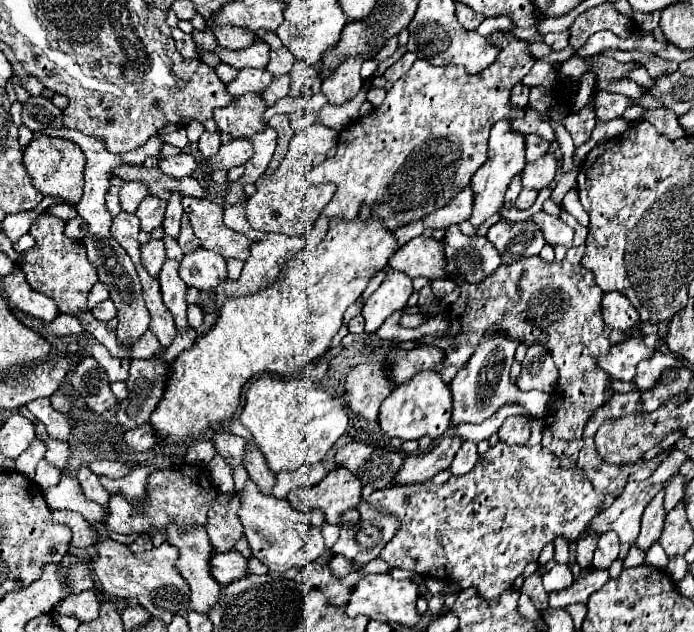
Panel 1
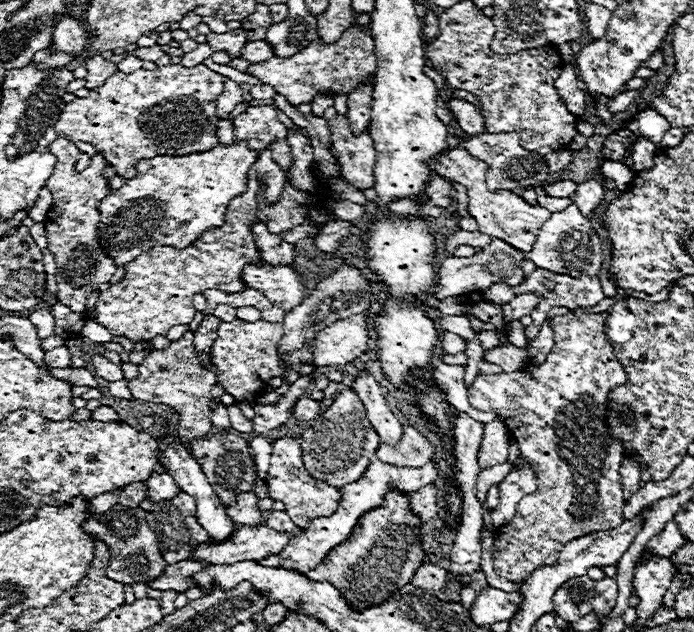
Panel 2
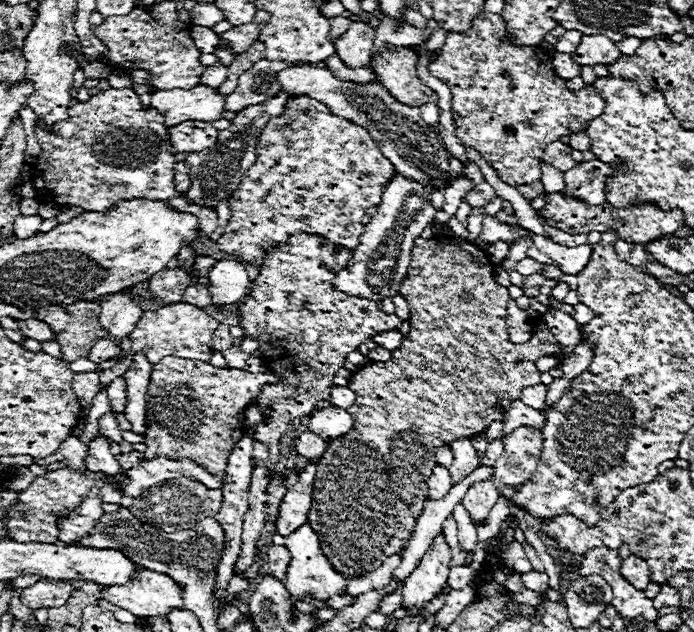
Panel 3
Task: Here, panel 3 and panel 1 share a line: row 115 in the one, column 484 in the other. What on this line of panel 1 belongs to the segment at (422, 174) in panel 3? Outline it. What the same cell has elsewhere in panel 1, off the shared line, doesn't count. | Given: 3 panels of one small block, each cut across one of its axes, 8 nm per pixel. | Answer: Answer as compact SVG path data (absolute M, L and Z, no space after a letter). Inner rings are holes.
M492 330L480 340L480 346L476 348L474 356L456 372L454 380L450 382L452 390L452 400L454 400L454 410L452 416L464 416L464 422L470 420L472 424L484 422L488 416L492 416L500 406L504 404L518 403L532 414L533 417L545 417L550 403L552 405L553 396L551 393L532 390L529 392L518 392L516 386L510 388L510 368L514 352L518 348L518 340L506 336L502 330Z

